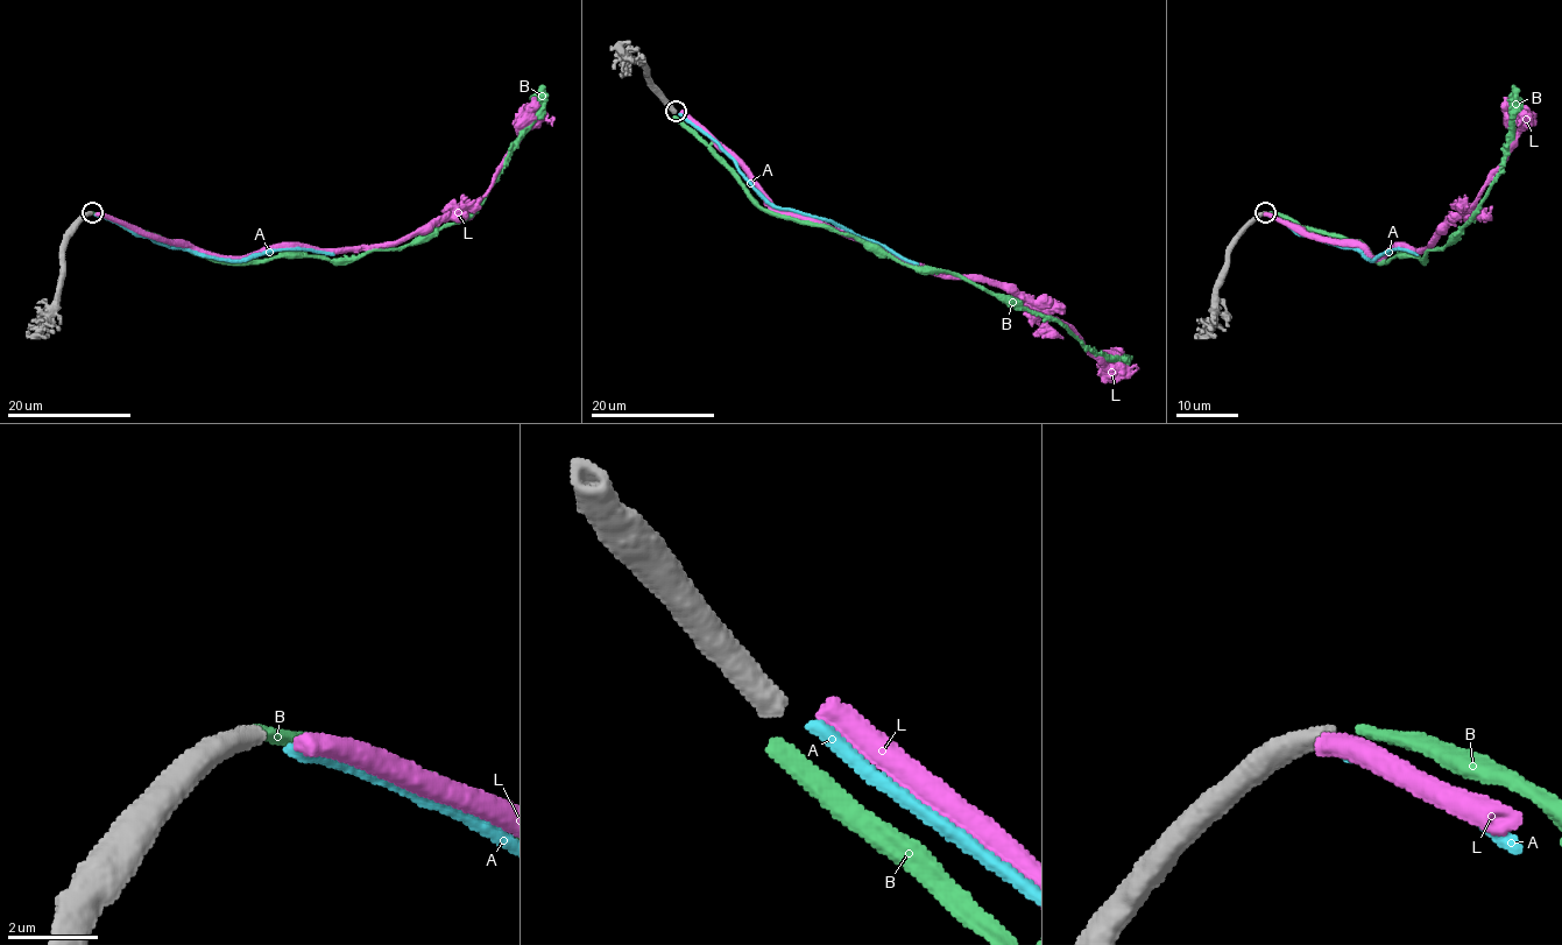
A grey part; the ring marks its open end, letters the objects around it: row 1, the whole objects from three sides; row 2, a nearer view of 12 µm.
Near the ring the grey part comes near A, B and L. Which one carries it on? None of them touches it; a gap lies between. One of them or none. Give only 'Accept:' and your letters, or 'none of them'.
Accept: L

